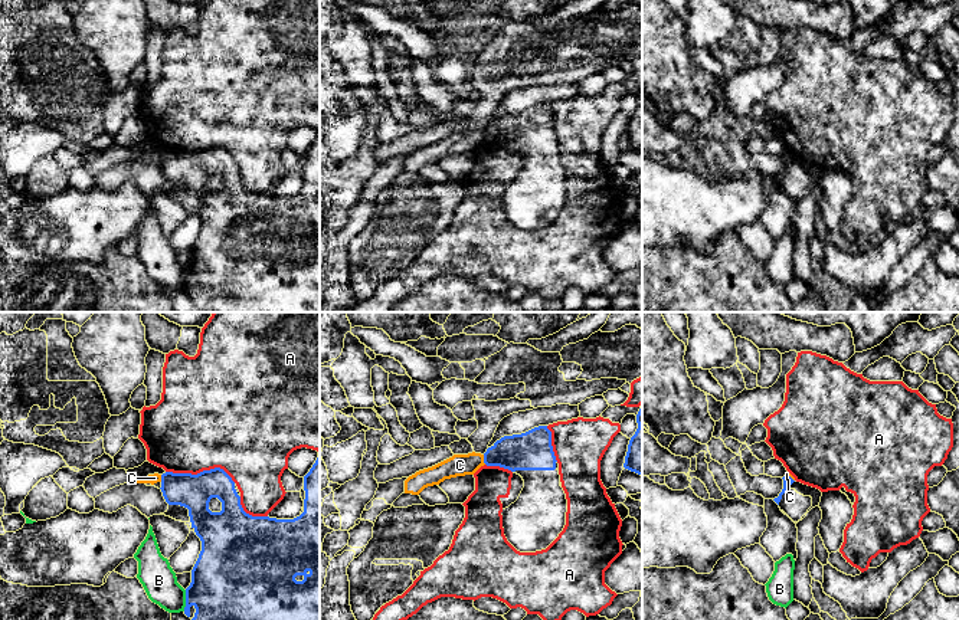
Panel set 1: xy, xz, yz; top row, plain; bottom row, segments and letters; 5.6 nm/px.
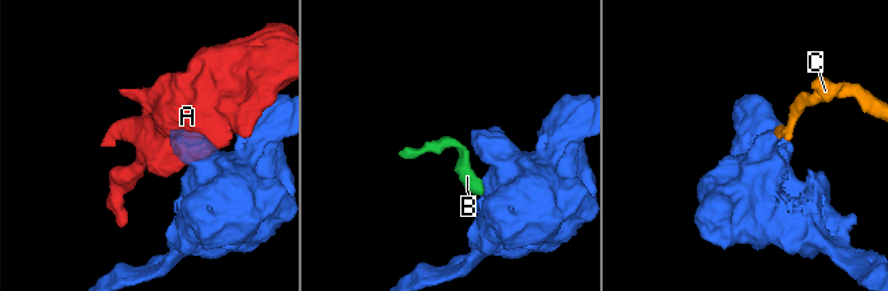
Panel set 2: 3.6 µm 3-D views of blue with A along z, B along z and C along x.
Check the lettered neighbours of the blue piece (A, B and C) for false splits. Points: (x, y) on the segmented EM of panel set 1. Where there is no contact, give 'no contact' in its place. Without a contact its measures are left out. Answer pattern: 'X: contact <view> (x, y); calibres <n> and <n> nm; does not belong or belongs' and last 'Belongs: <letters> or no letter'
A: contact xy (200, 472); calibres 190 and 480 nm; does not belong
B: contact xy (186, 600); calibres 400 and 190 nm; does not belong
C: contact xz (484, 459); calibres 200 and 130 nm; does not belong
Belongs: no letter

